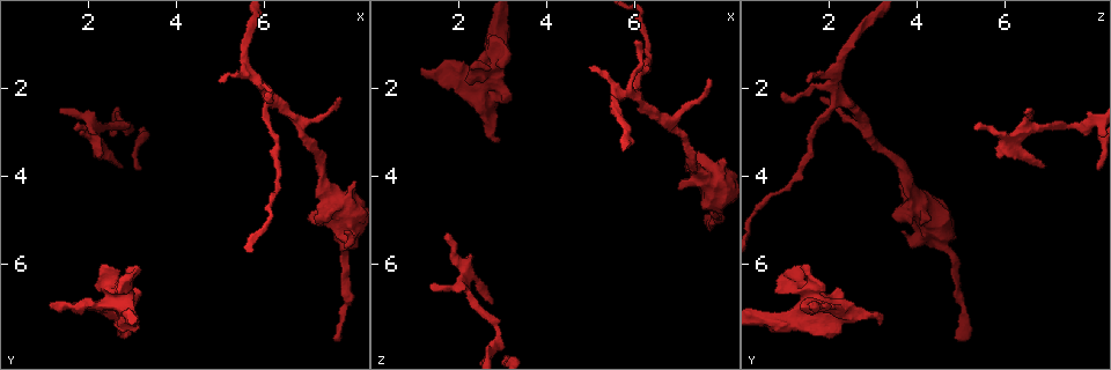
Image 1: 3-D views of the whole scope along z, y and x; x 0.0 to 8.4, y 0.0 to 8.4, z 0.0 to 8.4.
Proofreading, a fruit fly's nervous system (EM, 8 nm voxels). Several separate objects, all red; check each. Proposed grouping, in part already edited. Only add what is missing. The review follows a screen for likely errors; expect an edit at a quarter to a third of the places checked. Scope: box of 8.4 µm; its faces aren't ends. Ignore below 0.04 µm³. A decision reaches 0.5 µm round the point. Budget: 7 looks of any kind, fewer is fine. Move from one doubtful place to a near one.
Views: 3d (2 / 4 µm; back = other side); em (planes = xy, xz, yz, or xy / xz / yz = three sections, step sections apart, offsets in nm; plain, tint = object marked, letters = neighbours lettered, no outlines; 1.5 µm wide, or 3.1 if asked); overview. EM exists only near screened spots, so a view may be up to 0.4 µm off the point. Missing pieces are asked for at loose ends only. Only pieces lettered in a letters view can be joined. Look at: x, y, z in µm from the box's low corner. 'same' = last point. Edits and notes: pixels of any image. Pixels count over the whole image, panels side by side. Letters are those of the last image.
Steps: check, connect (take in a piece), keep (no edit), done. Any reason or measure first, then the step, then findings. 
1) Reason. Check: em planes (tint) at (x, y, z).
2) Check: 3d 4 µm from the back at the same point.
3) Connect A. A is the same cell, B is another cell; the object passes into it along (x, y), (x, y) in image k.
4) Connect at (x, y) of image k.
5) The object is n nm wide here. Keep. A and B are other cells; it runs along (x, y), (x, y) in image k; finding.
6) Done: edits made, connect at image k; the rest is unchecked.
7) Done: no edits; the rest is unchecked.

Tapers out. Check: em xy step 8 (tint) at (7.75, 2.25, 1.75).

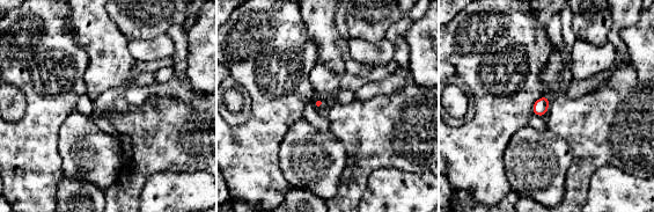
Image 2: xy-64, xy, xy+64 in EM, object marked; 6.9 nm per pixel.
Check: em planes (tint) at the same point.

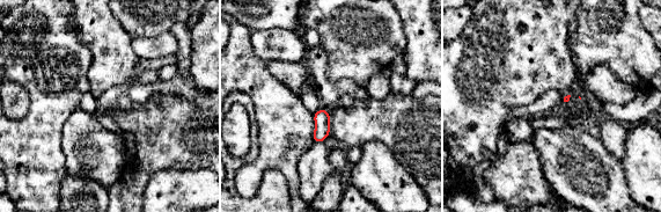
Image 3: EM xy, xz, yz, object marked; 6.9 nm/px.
Check: em planes (letters) at the same point.

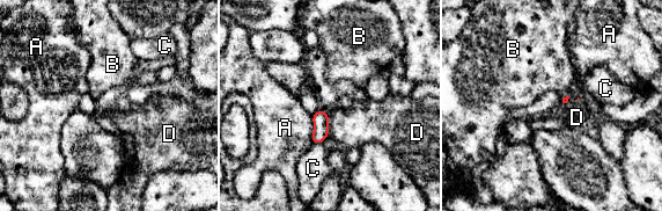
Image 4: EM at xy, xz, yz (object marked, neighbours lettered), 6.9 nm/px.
Keep. A, B, C and D are other cells; a border runs along (328, 114), (329, 135) in image 4; none of them fits.

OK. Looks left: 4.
An open end. Check: em planes (letters) at (1.10, 6.95, 1.55).

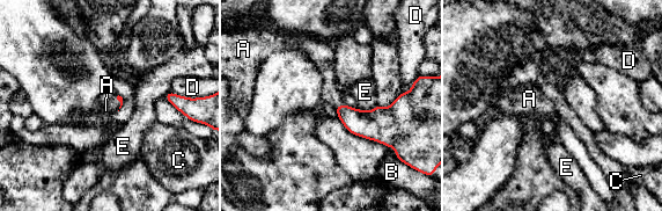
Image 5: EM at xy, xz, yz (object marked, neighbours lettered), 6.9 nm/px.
The longest contact is with E, 160 nm. Connect at (331, 93) of image 5. A is the same cell, B, C, D and E are other cells; the neuron continues.

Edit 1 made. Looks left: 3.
Check: overview.

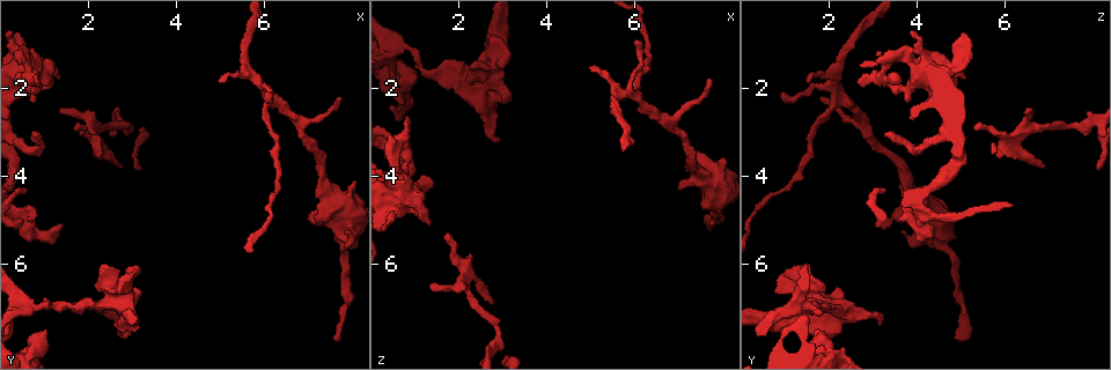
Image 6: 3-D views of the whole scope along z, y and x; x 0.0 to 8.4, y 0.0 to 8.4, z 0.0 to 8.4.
An open end. Check: em yz step 8 (letters) at (2.30, 3.55, 5.90).

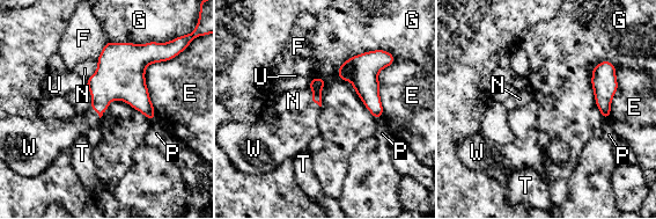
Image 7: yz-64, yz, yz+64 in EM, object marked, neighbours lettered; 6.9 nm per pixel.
Check: em planes (letters) at the same point.

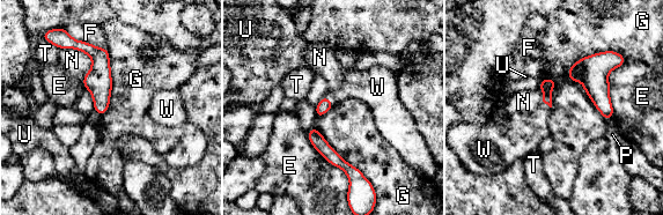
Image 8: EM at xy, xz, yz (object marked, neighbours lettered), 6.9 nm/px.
The longest contact is with G, 480 nm. Connect at (361, 84) of image 8. W is the same cell, E, F, G, N, P, T and U are other cells; it goes on there.

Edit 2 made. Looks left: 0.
Done: edits made, connect at image 5, connect at image 8; the rest is unchecked.

